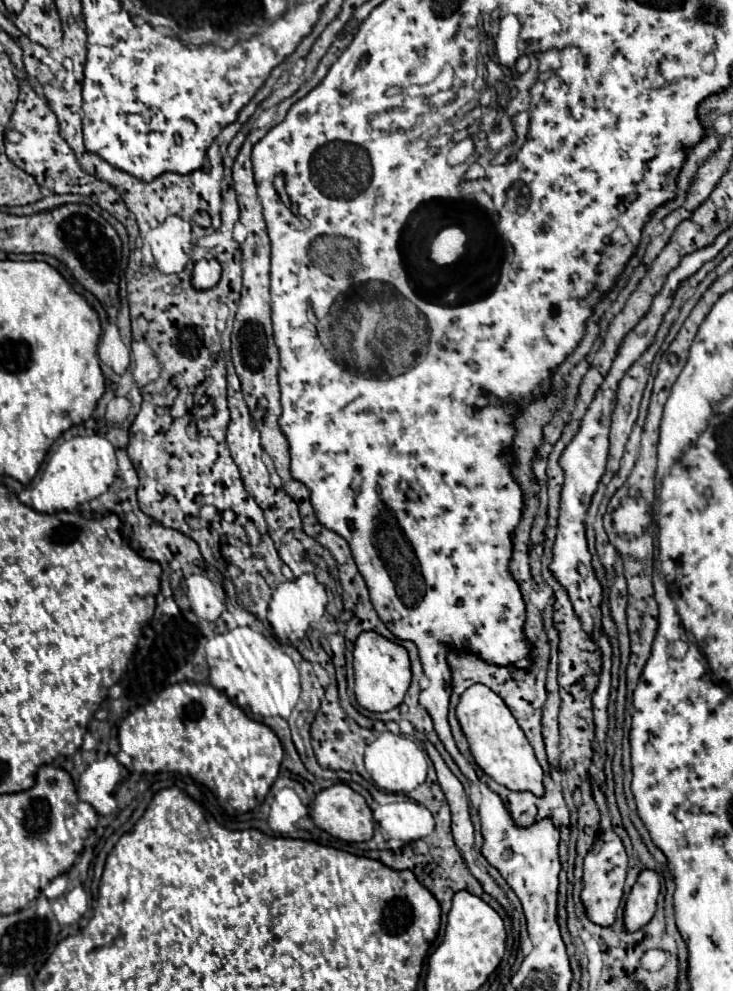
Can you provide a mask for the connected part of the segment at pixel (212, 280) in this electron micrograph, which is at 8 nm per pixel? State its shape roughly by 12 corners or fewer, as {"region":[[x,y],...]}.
{"region":[[201,259],[193,269],[193,287],[211,289],[219,283],[217,259]]}

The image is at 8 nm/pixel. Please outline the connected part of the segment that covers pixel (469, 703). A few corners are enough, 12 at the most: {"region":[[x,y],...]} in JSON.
{"region":[[499,695],[457,705],[477,765],[511,791],[544,794],[543,769]]}

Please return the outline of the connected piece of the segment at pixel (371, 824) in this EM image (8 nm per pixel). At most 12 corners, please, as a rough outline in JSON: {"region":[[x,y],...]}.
{"region":[[345,783],[323,789],[309,815],[351,843],[375,833],[367,801]]}

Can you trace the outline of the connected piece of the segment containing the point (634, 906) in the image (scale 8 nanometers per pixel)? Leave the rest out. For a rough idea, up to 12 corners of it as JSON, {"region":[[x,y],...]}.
{"region":[[643,869],[625,905],[629,931],[651,921],[659,875]]}

